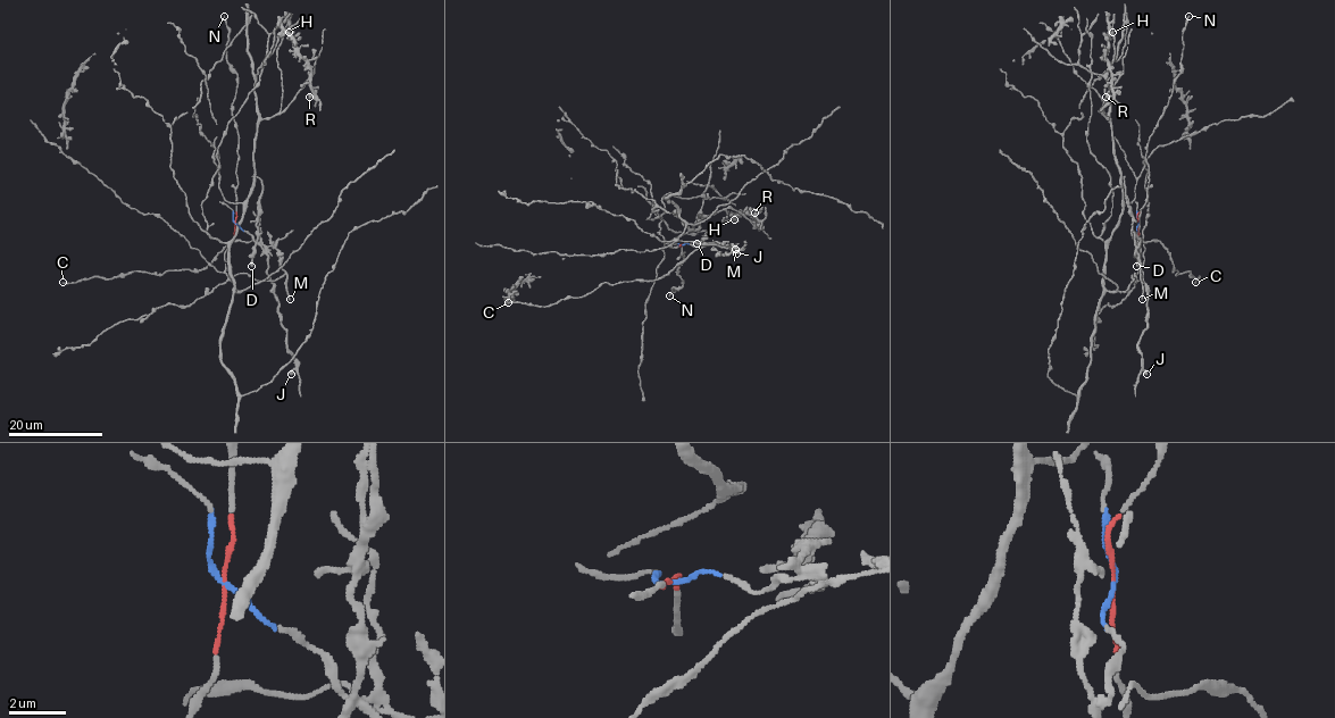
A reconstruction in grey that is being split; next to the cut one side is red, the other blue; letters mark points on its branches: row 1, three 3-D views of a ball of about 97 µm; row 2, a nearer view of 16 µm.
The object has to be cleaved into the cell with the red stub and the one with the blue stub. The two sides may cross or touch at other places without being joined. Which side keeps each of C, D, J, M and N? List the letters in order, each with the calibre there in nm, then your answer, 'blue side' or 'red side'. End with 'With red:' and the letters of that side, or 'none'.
C: calibre 120 nm; blue side
D: calibre 320 nm; blue side
J: calibre 480 nm; blue side
M: calibre 160 nm; blue side
N: calibre 170 nm; red side
With red: N

